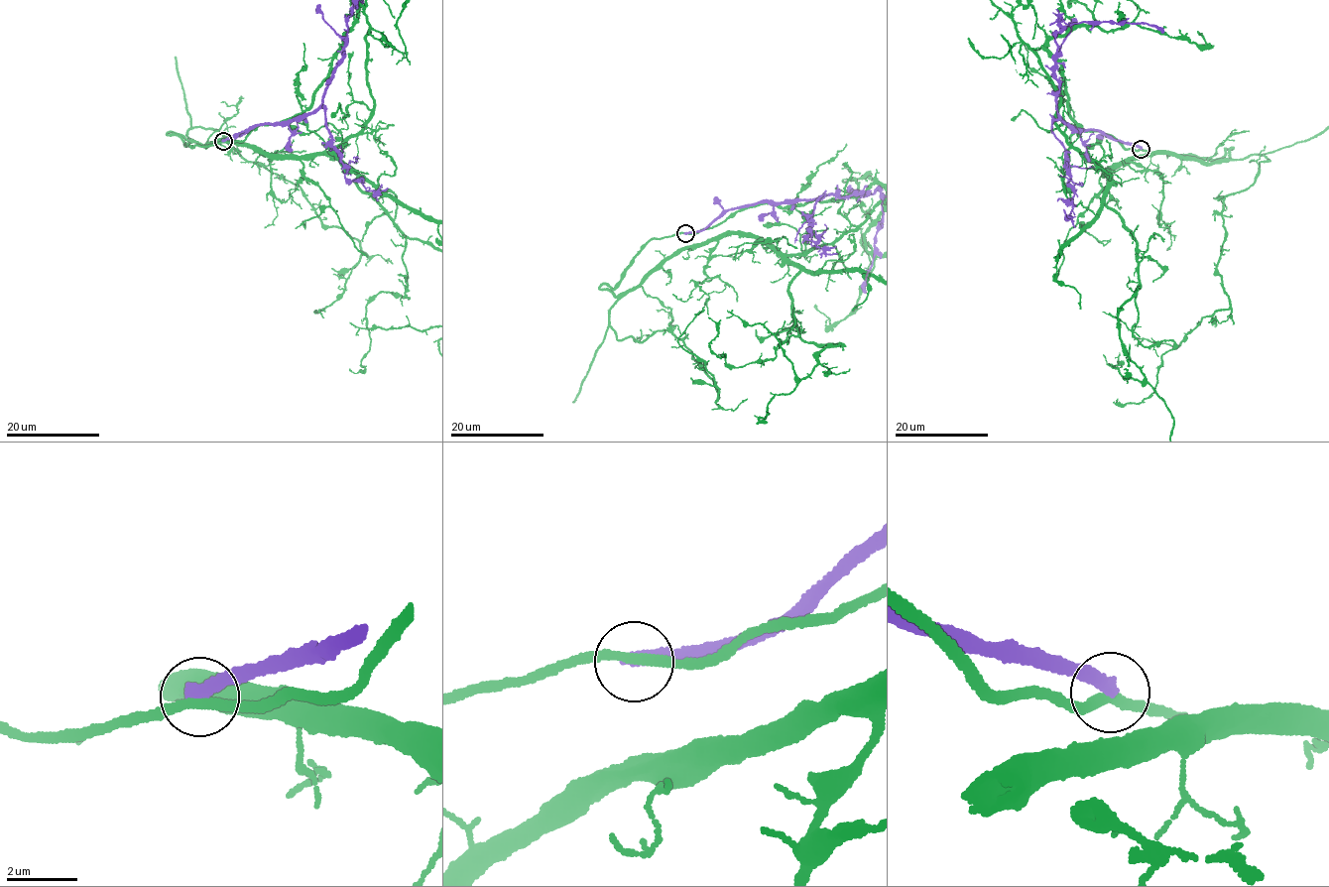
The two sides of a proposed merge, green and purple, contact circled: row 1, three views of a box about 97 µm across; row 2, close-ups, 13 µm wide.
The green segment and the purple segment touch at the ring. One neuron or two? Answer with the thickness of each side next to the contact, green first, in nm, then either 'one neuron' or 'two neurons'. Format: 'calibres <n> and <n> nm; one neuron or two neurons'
calibres 280 and 400 nm; two neurons

